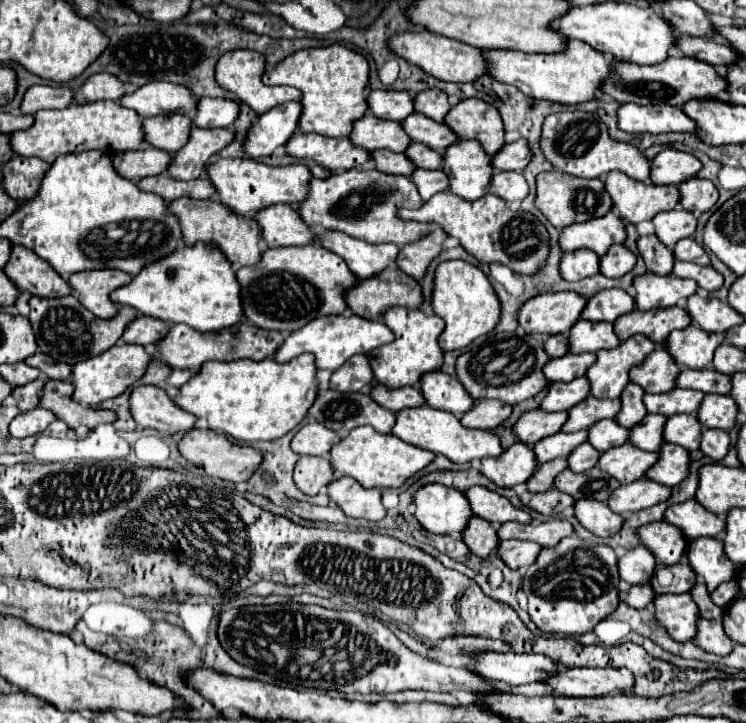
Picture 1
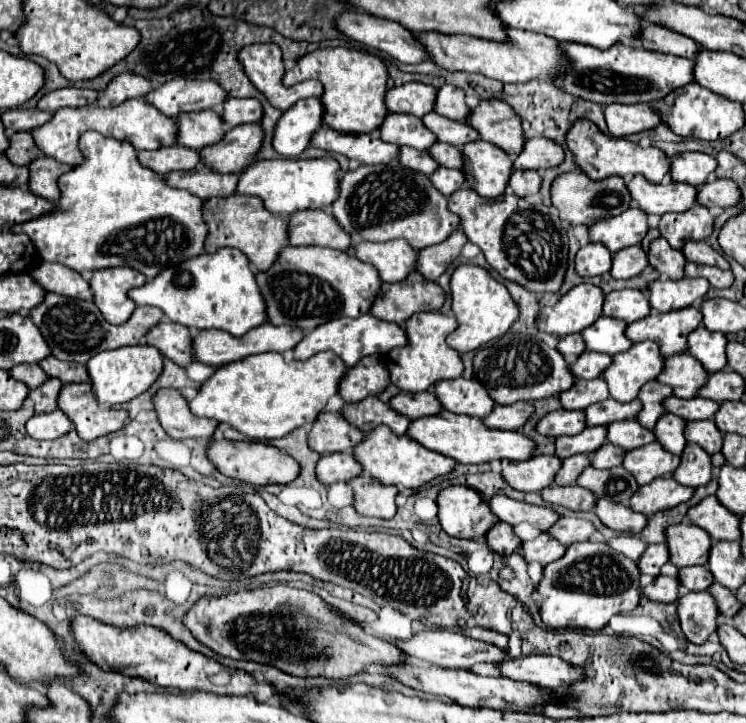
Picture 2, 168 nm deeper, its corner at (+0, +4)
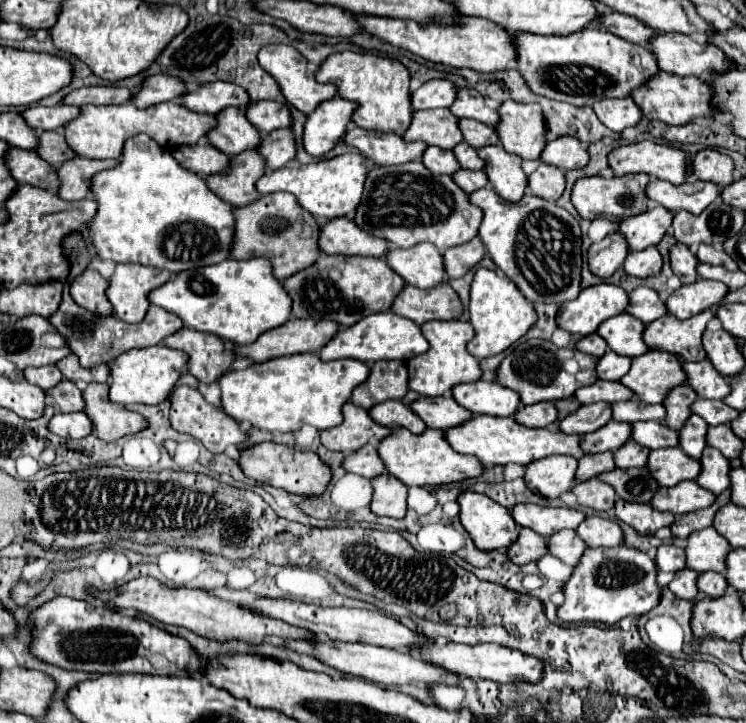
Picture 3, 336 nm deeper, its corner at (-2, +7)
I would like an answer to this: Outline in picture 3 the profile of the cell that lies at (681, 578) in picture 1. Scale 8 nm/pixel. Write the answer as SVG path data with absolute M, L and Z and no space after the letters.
M699 572L699 576L697 576L697 588L705 596L717 598L723 594L725 586L727 586L727 580L719 572Z

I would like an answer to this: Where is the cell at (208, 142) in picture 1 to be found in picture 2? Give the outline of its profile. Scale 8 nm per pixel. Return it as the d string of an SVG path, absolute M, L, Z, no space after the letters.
M261 125L233 127L221 143L201 149L201 163L221 173L241 173L255 161L263 137Z

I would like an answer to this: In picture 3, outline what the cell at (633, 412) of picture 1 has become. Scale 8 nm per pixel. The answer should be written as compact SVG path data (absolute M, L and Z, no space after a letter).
M681 384L681 386L675 386L667 392L667 398L663 400L663 406L667 410L665 418L661 420L663 426L669 426L669 428L675 428L679 430L679 426L683 426L683 422L687 420L687 416L691 414L689 406L691 402L695 400L695 392L687 386L687 384Z

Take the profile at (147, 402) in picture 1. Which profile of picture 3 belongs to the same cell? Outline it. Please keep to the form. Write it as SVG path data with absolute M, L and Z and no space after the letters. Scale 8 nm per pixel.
M177 386L171 394L171 414L169 414L169 420L171 420L171 426L177 430L177 432L185 432L185 434L191 434L193 438L201 440L203 446L213 452L213 454L219 454L223 452L229 444L233 446L239 446L243 440L245 440L245 432L239 430L239 424L223 414L223 410L219 410L217 406L205 402L205 398L195 390L195 388L189 388L189 386Z

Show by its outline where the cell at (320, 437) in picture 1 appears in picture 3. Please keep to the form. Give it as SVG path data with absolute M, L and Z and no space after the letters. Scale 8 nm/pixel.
M347 402L343 406L343 422L335 428L327 428L321 430L321 444L327 450L339 450L339 452L347 452L347 450L359 450L365 444L377 444L379 440L383 440L391 430L375 424L367 410Z

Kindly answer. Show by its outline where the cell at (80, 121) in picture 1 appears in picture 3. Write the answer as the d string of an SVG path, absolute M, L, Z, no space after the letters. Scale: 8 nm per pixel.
M177 100L161 102L159 106L149 108L135 108L131 104L119 104L119 106L83 106L79 108L79 116L73 118L63 128L65 140L69 148L83 158L119 158L123 142L127 136L135 134L147 134L163 148L175 148L183 144L197 144L199 138L207 134L215 126L215 118L207 114L197 114L187 108L183 108Z

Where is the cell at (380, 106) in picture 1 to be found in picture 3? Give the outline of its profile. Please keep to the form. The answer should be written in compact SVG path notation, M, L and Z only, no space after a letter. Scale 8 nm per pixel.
M429 80L411 92L413 110L423 108L449 108L455 100L455 88L449 80Z

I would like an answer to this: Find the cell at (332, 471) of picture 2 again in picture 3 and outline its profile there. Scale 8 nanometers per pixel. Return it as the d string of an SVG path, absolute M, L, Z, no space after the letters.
M371 444L345 456L343 468L345 468L345 472L353 472L353 474L359 474L363 478L375 478L381 472L385 472L381 458L375 454L375 446L371 446Z

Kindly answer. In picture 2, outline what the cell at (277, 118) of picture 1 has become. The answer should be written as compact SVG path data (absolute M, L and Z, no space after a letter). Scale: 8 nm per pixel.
M317 97L301 99L287 109L277 123L273 147L285 157L299 157L311 143L315 131L323 125L323 105Z

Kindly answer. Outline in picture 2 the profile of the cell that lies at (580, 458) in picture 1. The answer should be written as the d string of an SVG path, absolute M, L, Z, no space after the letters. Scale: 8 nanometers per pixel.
M605 443L601 449L597 449L597 453L591 455L591 463L597 469L611 469L611 467L621 465L625 453L627 453L625 449L617 447L613 443Z

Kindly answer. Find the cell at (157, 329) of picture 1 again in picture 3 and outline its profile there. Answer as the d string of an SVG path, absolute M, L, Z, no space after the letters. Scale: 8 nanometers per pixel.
M191 328L177 330L175 334L167 336L163 344L187 354L187 370L199 382L215 382L229 370L229 364L235 358L219 336L203 334Z

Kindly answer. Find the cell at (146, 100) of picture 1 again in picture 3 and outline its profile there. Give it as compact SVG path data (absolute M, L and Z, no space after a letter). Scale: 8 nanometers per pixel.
M215 80L215 82L199 84L197 90L185 92L181 96L181 104L193 112L217 114L219 110L223 110L227 106L245 108L249 104L249 98L247 98L247 92L239 86L235 86L233 82Z

